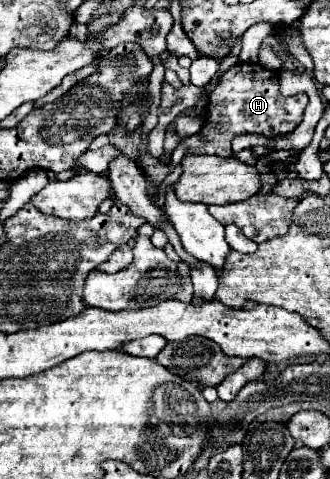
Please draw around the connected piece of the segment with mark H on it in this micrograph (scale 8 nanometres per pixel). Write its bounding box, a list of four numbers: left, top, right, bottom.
[184,63,308,157]

